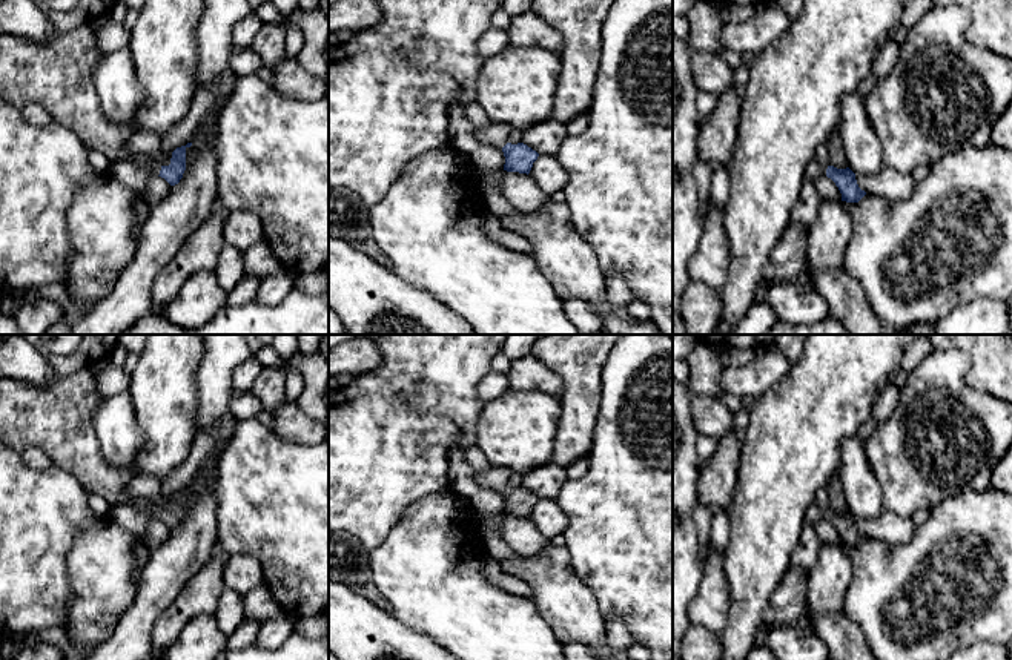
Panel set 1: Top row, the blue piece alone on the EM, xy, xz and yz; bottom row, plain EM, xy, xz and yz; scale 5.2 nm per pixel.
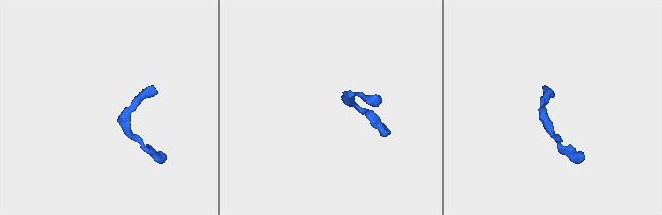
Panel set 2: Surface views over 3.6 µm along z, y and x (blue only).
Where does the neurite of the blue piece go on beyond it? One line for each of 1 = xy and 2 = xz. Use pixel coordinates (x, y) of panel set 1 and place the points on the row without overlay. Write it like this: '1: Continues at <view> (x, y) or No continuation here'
1: Continues at xy (57, 418)
2: Continues at xz (496, 478)

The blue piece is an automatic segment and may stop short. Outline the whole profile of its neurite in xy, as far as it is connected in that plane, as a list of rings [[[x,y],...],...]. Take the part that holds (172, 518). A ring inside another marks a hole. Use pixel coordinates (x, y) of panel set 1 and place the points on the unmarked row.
[[[92,368],[58,376],[45,385],[0,376],[0,441],[18,454],[40,448],[88,493],[103,496],[112,507],[141,510],[170,530],[178,528],[192,487],[177,491],[169,510],[158,508],[147,496],[134,496],[129,491],[134,471],[111,465],[97,439],[92,419],[103,399]]]

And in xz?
[[[491,467],[475,471],[475,482],[504,496],[504,514],[528,519],[539,497],[524,487],[511,488],[508,485],[510,476],[511,471],[504,467]]]

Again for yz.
[[[814,502],[806,513],[806,522],[815,523],[820,519],[826,519],[835,526],[842,537],[842,545],[858,546],[866,539],[866,536],[858,531],[855,517],[849,511],[825,511]]]

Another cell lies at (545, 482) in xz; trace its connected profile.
[[[551,460],[524,474],[522,487],[539,499],[556,499],[567,480],[567,468]]]

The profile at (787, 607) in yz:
[[[792,563],[766,605],[763,625],[774,628],[803,623],[808,605],[806,583],[808,577]]]

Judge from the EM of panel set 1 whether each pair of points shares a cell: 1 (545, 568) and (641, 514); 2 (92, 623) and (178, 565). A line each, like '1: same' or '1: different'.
1: different
2: different

